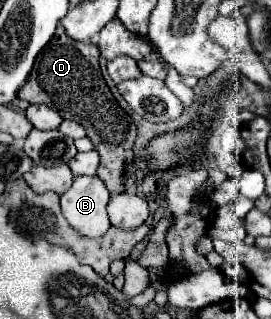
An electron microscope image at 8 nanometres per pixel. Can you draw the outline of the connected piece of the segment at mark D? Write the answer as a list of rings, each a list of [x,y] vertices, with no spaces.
[[[58,25],[52,41],[36,57],[34,69],[26,85],[18,91],[18,97],[26,99],[28,103],[44,103],[56,109],[64,119],[74,119],[76,123],[80,123],[88,131],[94,149],[100,153],[100,179],[104,179],[112,193],[120,193],[126,189],[126,153],[134,147],[136,125],[110,93],[100,73],[98,57],[100,53],[96,45],[74,41],[66,35],[64,27]]]

